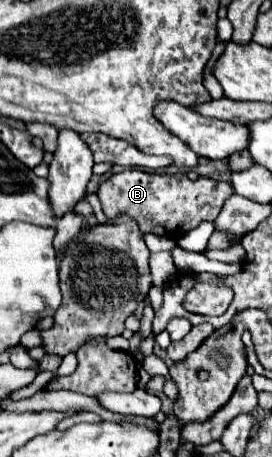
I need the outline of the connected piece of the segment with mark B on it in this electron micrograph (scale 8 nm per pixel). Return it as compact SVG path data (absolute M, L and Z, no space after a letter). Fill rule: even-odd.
M125 169L111 175L101 183L97 197L107 219L117 219L119 215L137 221L141 233L155 233L163 237L179 239L187 231L195 229L201 221L215 221L225 199L233 195L233 187L225 181L215 181L211 177L199 177L191 181L185 175L157 175L145 173L141 169Z

